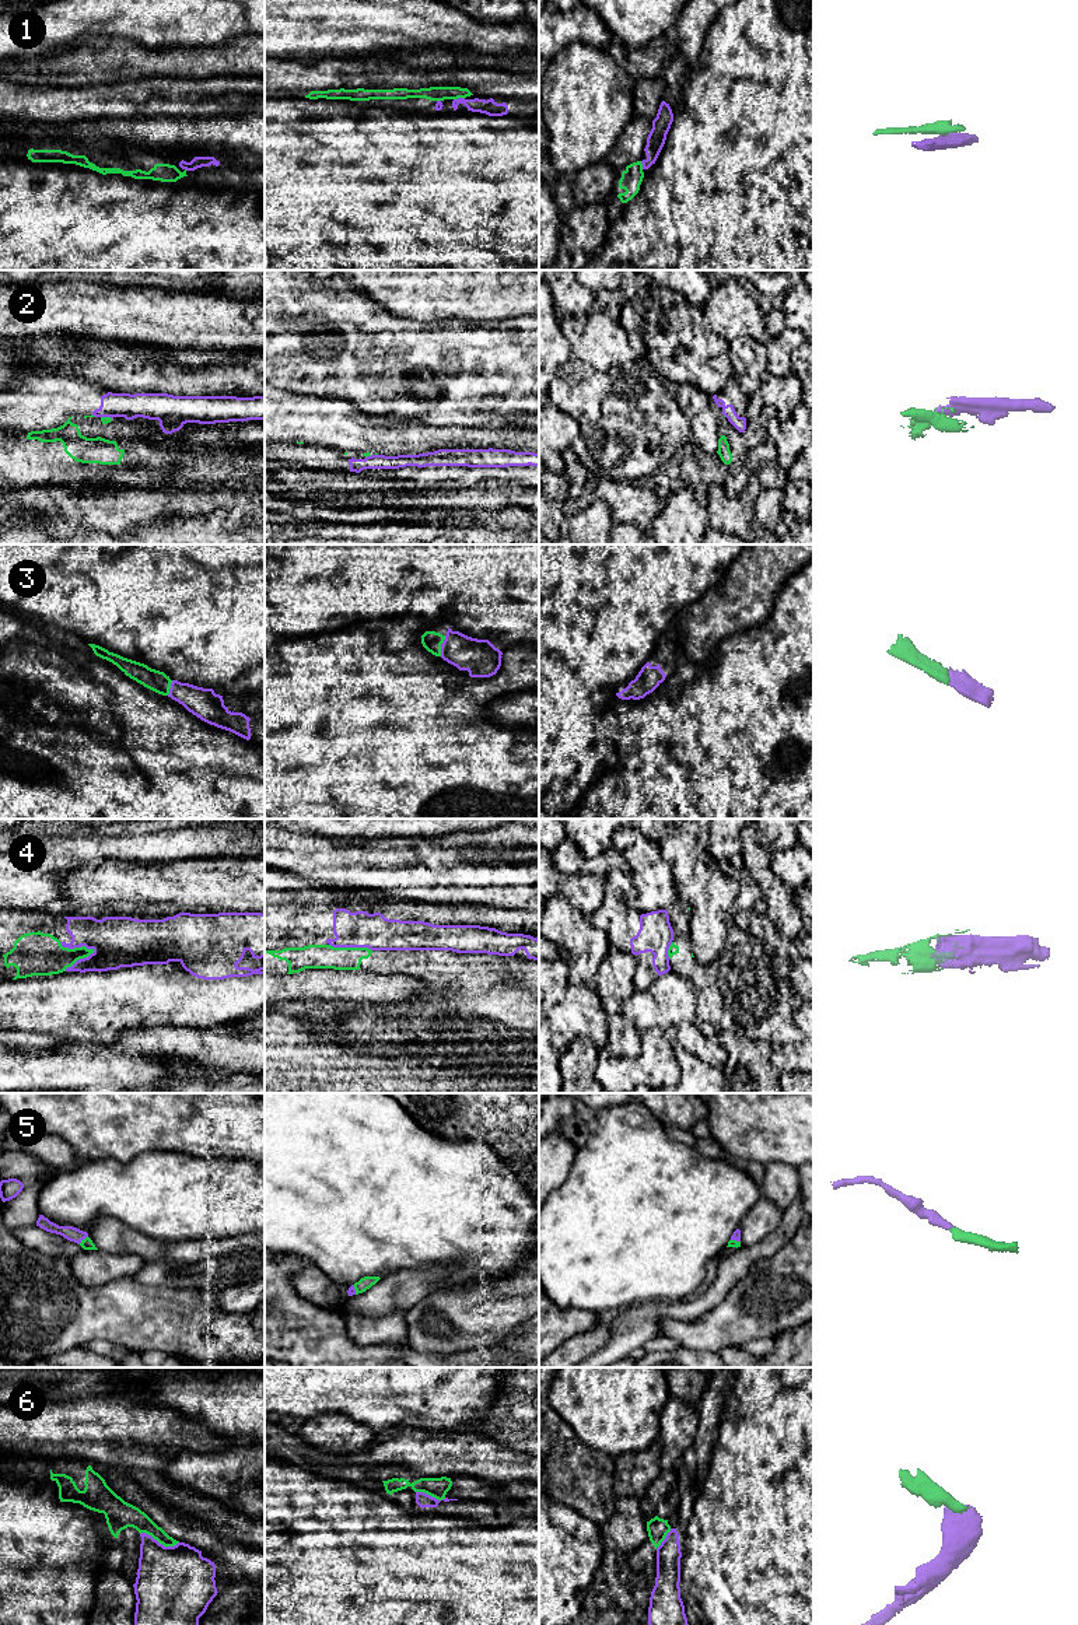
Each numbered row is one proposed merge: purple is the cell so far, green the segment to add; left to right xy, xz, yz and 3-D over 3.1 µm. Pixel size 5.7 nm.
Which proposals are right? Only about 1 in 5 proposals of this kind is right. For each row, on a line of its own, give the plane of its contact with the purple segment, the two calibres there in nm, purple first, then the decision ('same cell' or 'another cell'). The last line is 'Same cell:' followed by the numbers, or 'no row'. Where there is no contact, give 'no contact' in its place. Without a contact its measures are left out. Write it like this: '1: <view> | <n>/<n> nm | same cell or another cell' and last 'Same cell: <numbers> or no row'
1: xz | 90/80 nm | another cell
2: xy | 140/50 nm | another cell
3: xz | 220/110 nm | same cell
4: xy | 280/260 nm | another cell
5: xy | 80/70 nm | same cell
6: xy | 440/140 nm | another cell
Same cell: 3, 5

